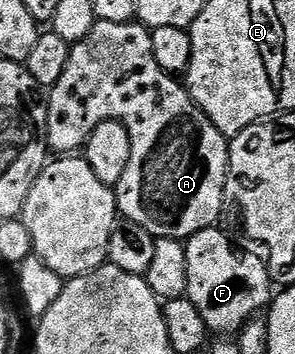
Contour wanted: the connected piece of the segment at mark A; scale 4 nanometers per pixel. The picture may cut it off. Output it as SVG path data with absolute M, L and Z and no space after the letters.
M96 21L89 37L85 37L80 43L71 44L69 53L69 62L65 64L65 73L61 73L61 81L57 85L49 88L47 100L47 145L52 152L60 156L67 157L72 154L71 135L80 135L86 137L101 125L101 121L117 121L125 125L129 133L131 142L131 152L129 153L129 165L125 165L125 173L121 173L121 181L117 185L117 211L123 219L133 221L141 225L141 229L149 229L149 233L156 239L177 239L186 241L191 236L204 231L206 227L216 226L220 221L219 214L225 211L225 192L227 190L227 152L229 150L228 136L222 135L205 117L203 110L196 105L191 99L191 92L176 76L169 74L161 65L157 65L157 57L153 57L153 41L151 40L151 31L144 27L138 21L130 23L114 23L113 21Z

